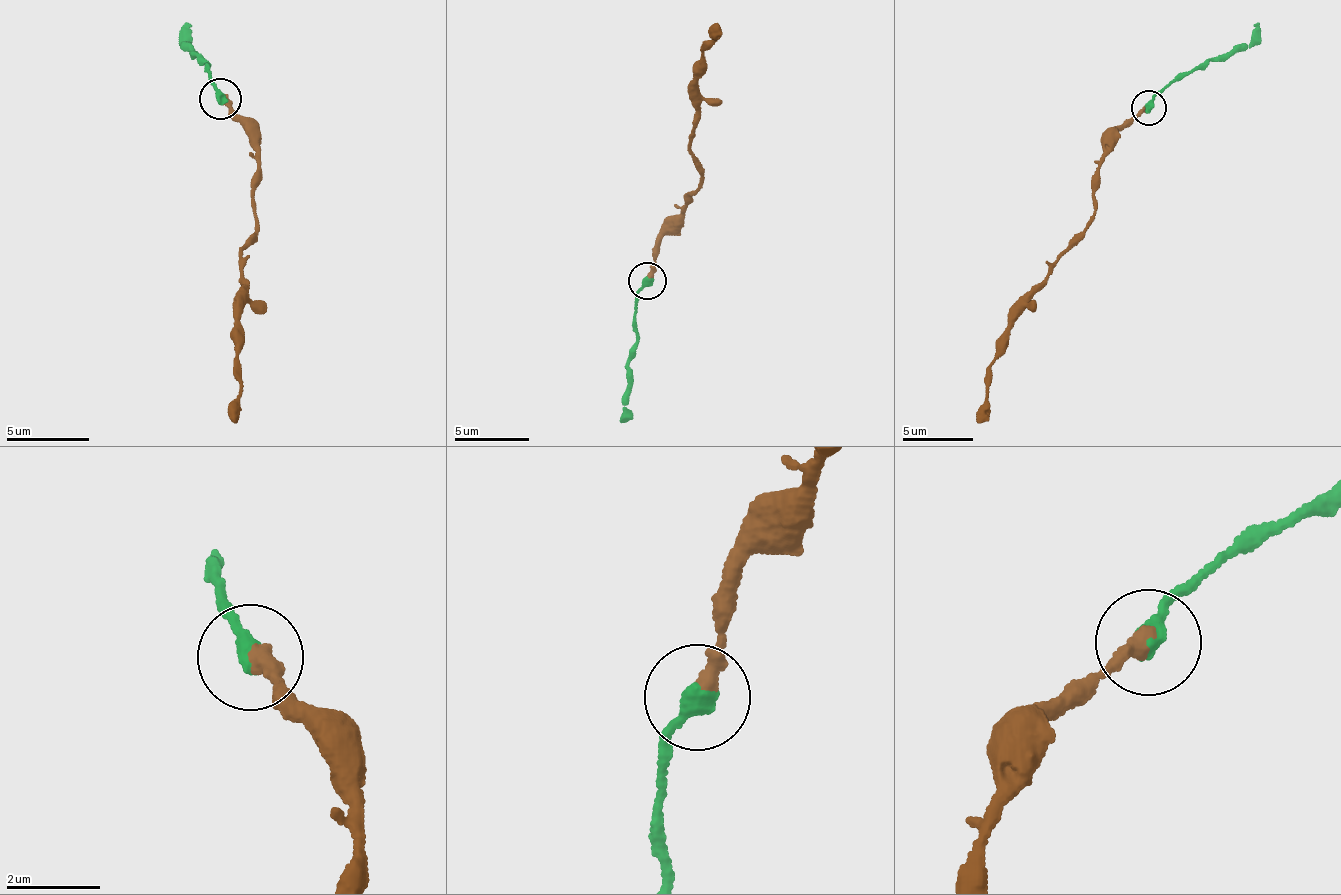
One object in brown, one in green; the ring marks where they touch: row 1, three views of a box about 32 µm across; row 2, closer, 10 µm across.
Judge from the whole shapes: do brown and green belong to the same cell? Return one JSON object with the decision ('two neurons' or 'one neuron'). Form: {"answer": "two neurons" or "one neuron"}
{"answer": "one neuron"}

